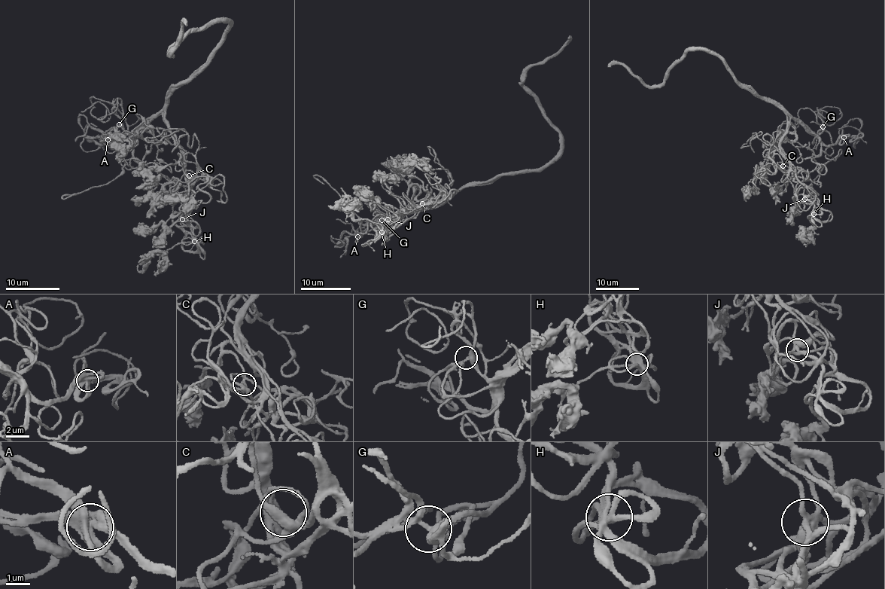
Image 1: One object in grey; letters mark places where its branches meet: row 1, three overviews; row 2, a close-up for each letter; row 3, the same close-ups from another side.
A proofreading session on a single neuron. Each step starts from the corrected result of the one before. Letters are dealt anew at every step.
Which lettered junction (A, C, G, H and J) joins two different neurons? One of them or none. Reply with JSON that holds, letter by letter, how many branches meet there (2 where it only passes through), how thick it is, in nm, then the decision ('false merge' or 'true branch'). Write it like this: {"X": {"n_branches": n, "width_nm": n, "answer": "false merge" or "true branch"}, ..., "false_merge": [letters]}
{"A": {"n_branches": 6, "width_nm": 440, "answer": "true branch"}, "C": {"n_branches": 5, "width_nm": 340, "answer": "true branch"}, "G": {"n_branches": 5, "width_nm": 340, "answer": "true branch"}, "H": {"n_branches": 7, "width_nm": 360, "answer": "true branch"}, "J": {"n_branches": 6, "width_nm": 360, "answer": "true branch"}, "false_merge": []}

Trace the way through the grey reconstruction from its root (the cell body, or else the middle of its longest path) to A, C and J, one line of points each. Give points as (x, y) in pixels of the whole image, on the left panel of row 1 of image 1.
A: (181, 84), (170, 85), (162, 108), (143, 122), (131, 149), (117, 147), (107, 139)
C: (181, 84), (172, 85), (166, 108), (165, 124), (183, 157), (182, 170), (189, 175)
J: (181, 84), (172, 85), (165, 124), (179, 148), (190, 188), (190, 199), (180, 208), (182, 219)

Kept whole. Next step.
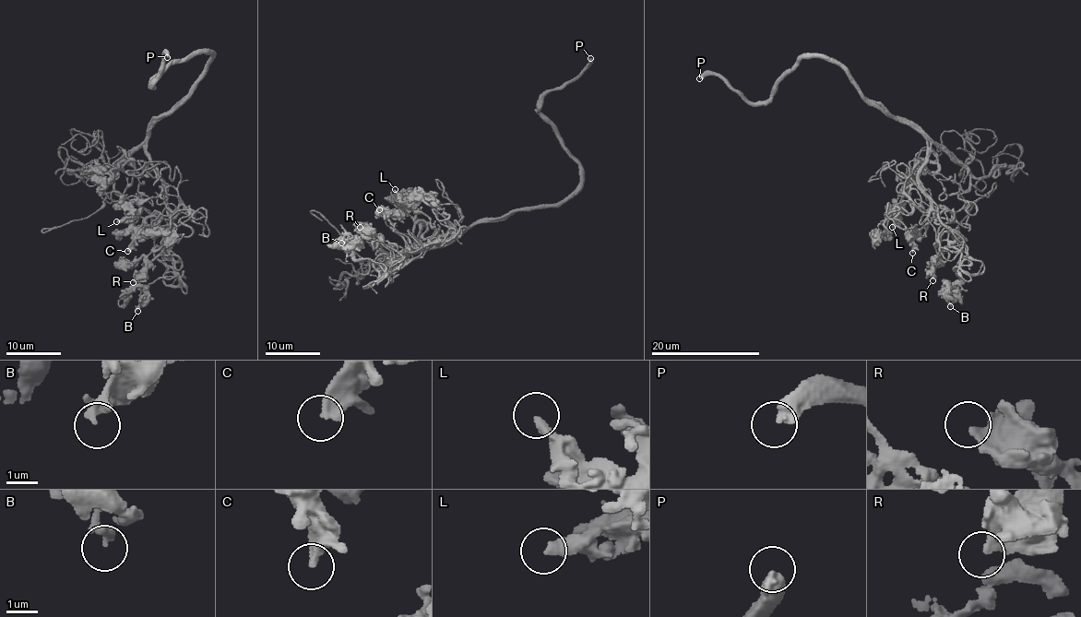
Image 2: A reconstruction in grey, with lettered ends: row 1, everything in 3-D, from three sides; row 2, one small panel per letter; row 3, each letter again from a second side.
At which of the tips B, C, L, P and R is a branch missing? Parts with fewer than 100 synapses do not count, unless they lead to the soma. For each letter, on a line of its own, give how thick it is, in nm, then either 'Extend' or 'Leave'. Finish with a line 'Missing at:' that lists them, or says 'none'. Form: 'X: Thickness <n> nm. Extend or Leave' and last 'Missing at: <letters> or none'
B: Thickness 320 nm. Leave
C: Thickness 320 nm. Leave
L: Thickness 300 nm. Leave
P: Thickness 440 nm. Extend
R: Thickness 380 nm. Leave
Missing at: P

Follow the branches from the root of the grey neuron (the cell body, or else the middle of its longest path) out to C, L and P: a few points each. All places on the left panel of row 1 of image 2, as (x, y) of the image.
C: (162, 116), (154, 117), (147, 157), (165, 190), (165, 207), (157, 224), (127, 229), (132, 239), (127, 251)
L: (162, 116), (154, 117), (147, 144), (147, 157), (163, 185), (161, 193), (132, 202), (134, 216), (116, 221)
P: (162, 116), (184, 102), (211, 54), (198, 53), (170, 64), (151, 85), (163, 54), (167, 57)

